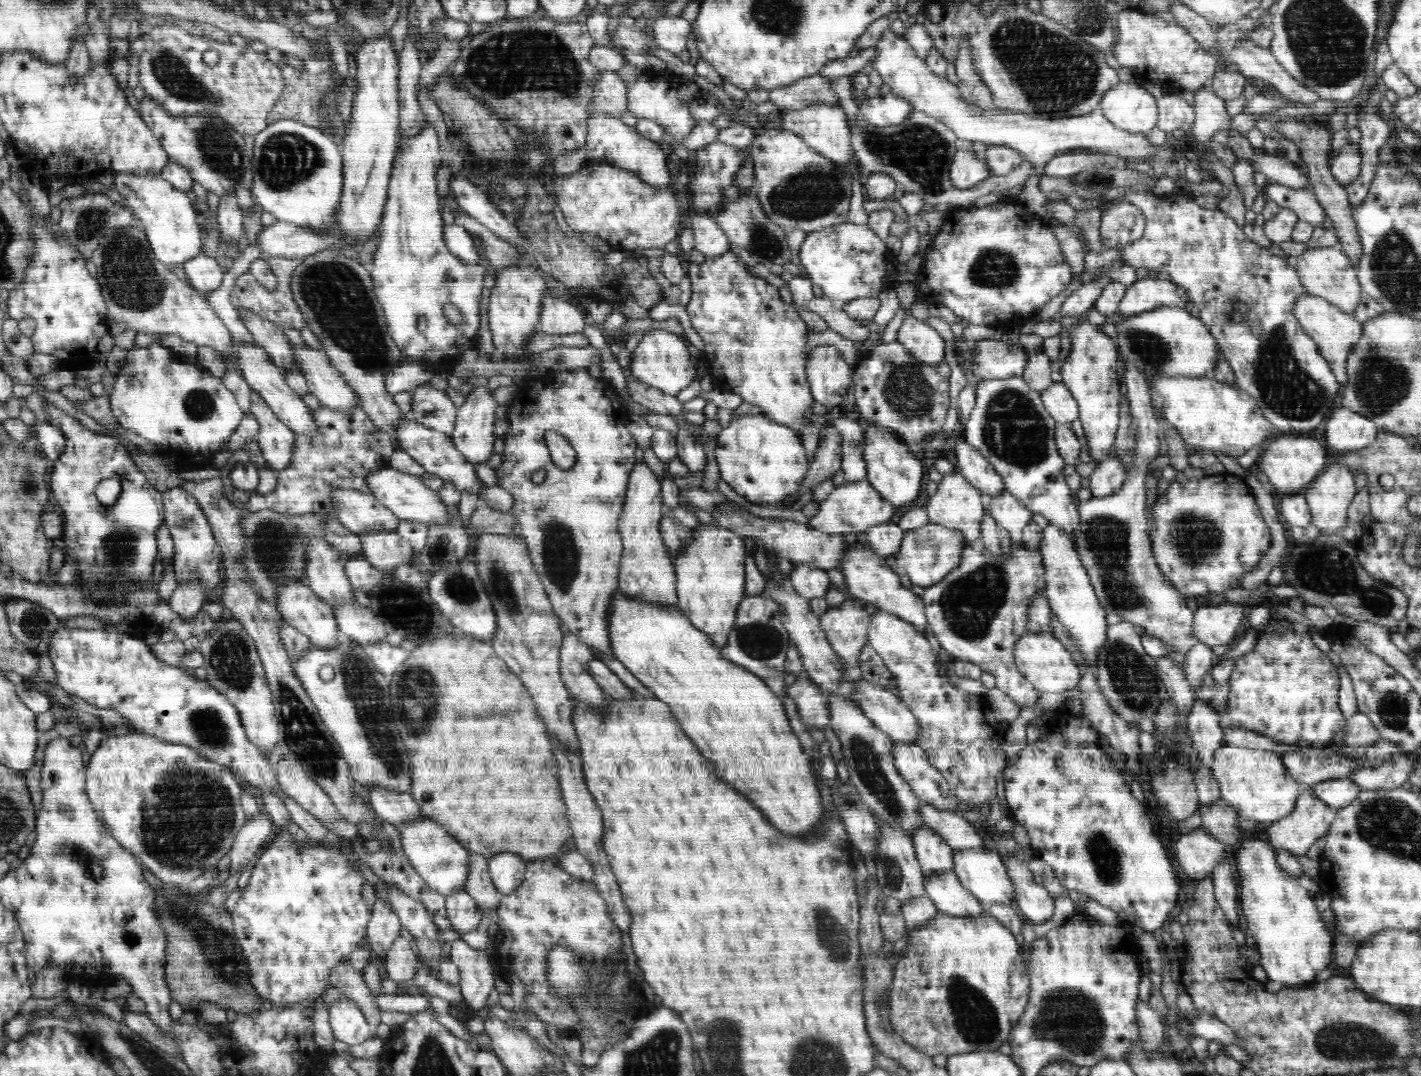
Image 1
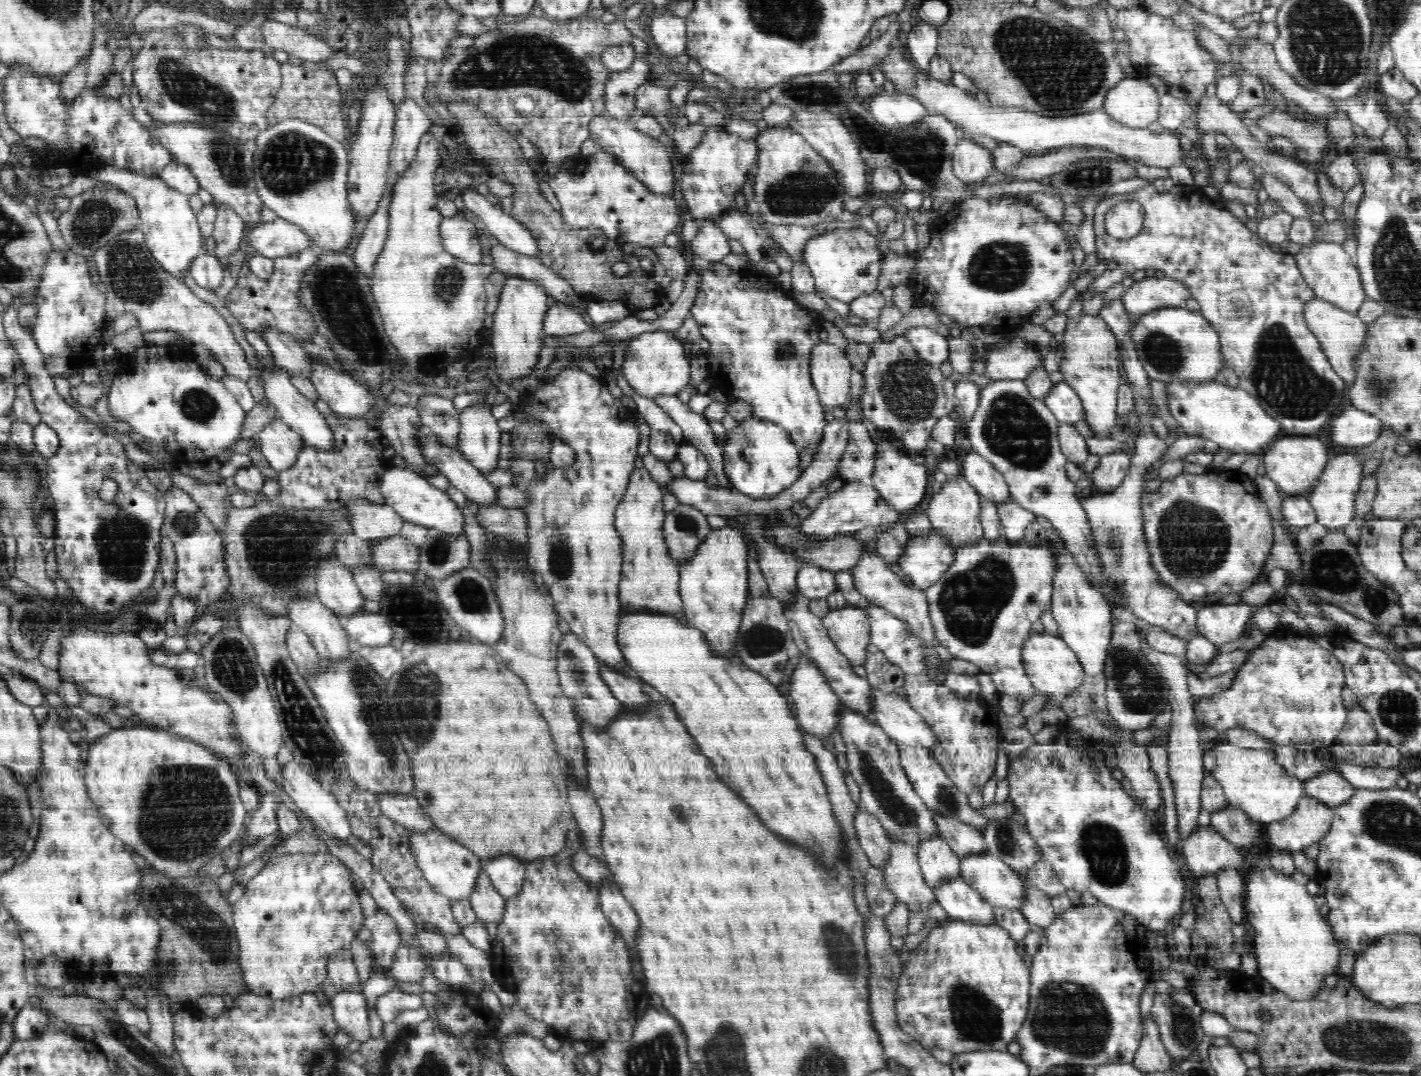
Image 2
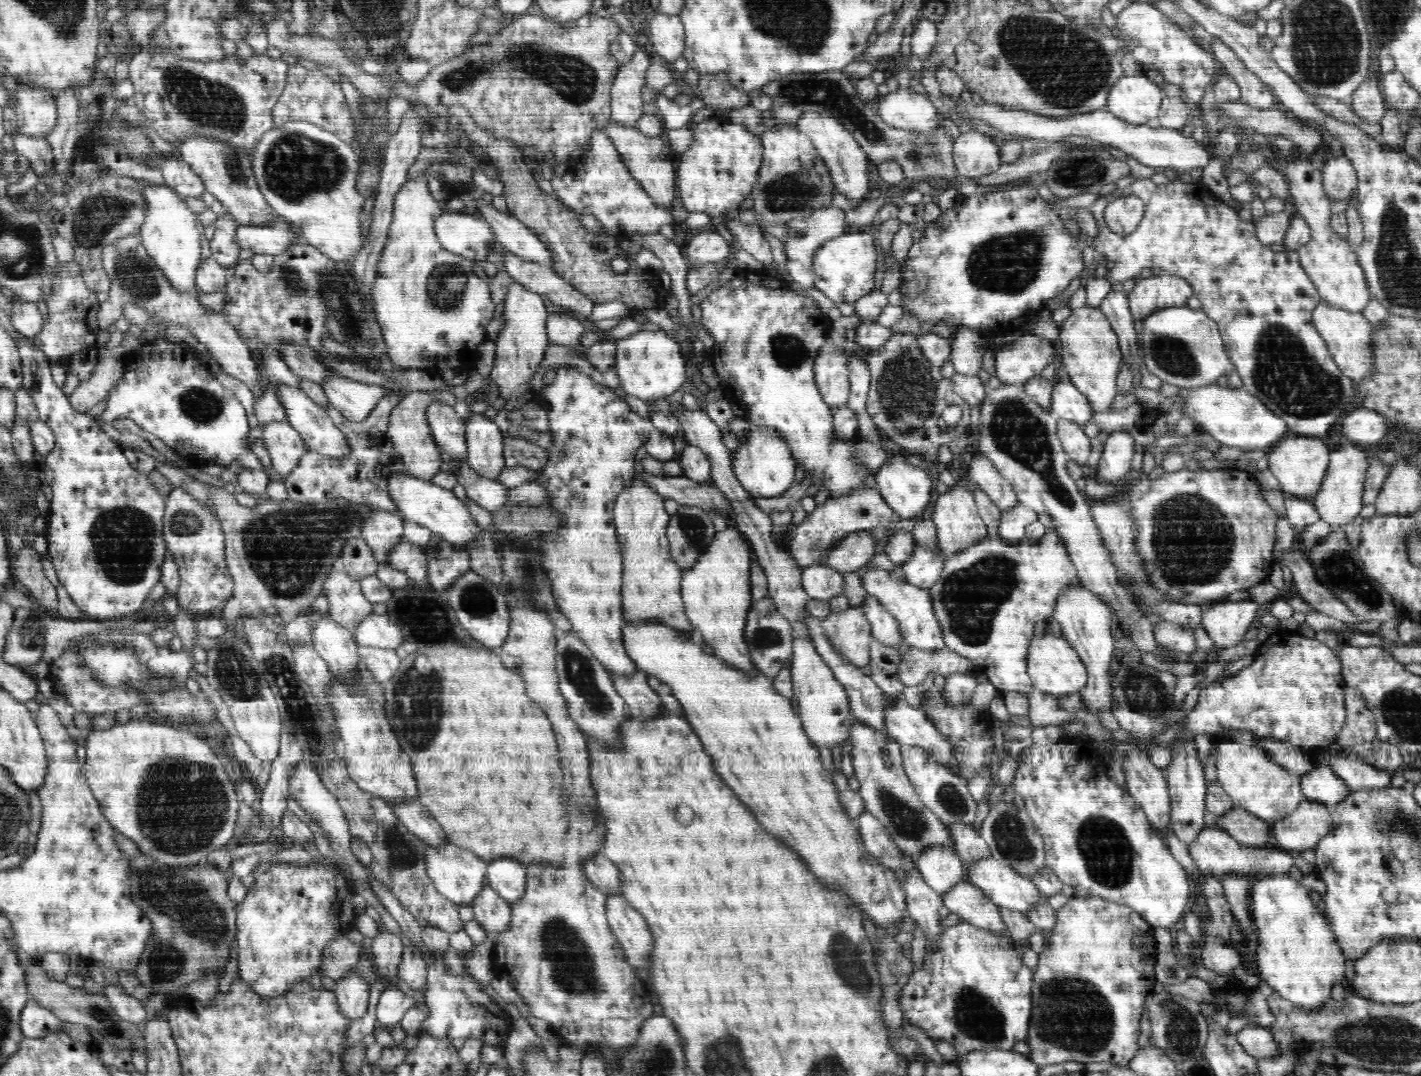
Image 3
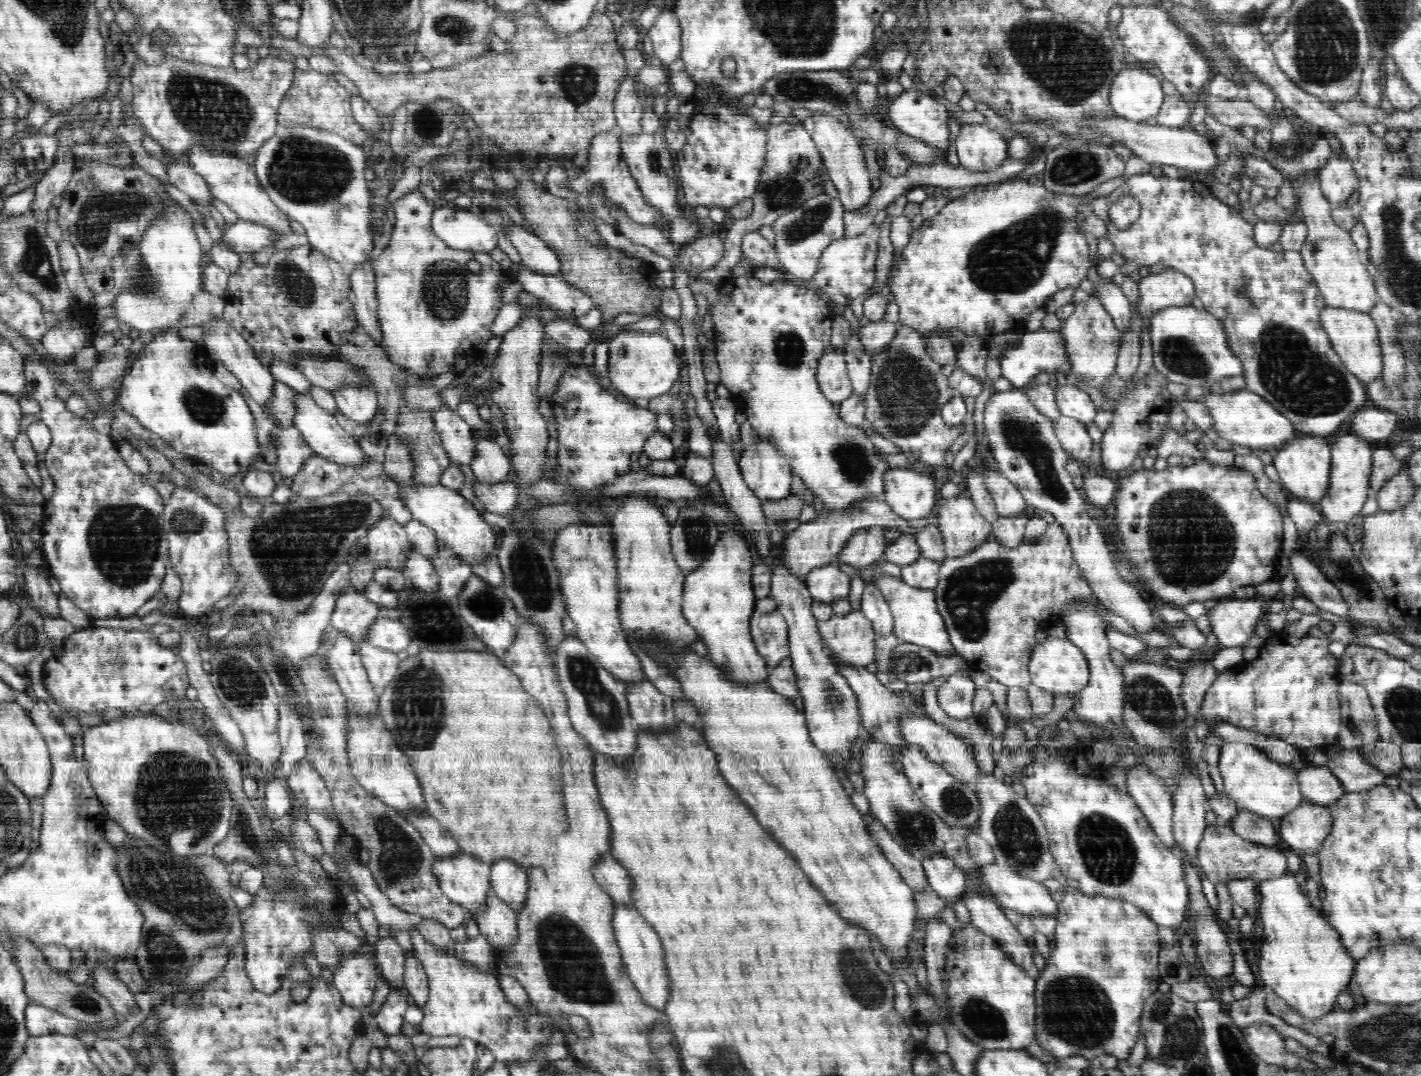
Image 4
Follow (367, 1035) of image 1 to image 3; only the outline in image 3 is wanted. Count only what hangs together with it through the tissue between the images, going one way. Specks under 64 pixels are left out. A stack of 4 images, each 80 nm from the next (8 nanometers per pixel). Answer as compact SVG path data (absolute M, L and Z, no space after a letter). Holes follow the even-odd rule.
M356 966L348 976L336 981L336 1002L340 1012L350 1021L364 1016L369 1003L369 983L357 975Z

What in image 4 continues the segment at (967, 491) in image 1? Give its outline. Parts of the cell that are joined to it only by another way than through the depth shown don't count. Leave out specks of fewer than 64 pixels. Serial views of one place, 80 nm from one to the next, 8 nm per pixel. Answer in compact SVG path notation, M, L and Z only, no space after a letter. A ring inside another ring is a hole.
M965 490L961 495L942 498L937 518L947 558L966 556L992 539L992 524L978 512Z

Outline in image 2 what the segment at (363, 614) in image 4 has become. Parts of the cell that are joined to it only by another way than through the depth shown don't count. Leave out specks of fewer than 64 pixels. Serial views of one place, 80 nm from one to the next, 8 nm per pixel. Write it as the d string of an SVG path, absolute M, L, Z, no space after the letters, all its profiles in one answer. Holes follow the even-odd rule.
M335 558L320 562L316 585L315 599L332 610L335 616L344 618L365 611L365 600L351 571Z

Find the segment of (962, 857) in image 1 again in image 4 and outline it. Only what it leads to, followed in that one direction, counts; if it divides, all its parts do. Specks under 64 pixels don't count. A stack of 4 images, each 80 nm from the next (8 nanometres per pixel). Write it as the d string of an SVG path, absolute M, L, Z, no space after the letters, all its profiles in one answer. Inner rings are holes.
M998 861L981 866L981 880L1001 908L1018 911L1030 918L1057 913L1057 904L1040 881L1030 880Z

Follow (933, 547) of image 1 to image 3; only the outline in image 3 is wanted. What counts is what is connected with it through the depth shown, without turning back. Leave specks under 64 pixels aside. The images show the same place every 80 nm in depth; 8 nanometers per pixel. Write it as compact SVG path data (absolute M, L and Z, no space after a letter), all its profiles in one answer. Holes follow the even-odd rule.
M916 547L910 560L901 565L906 575L904 580L917 588L929 590L940 580L947 559L941 550L932 552Z

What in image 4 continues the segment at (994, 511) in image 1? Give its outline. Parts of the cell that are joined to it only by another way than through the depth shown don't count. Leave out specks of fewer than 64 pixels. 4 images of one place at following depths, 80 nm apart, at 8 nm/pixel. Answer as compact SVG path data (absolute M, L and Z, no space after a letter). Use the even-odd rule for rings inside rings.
M1026 508L1018 514L997 518L992 524L992 539L1008 548L1014 548L1024 542L1025 528L1028 520L1036 515L1033 508Z

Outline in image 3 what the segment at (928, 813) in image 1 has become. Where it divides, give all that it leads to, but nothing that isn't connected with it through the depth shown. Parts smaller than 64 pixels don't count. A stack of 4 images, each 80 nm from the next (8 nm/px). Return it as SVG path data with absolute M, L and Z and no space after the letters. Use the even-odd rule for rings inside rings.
M966 824L948 825L949 835L953 840L953 850L963 862L962 866L968 868L976 861L991 856L991 850L979 832Z

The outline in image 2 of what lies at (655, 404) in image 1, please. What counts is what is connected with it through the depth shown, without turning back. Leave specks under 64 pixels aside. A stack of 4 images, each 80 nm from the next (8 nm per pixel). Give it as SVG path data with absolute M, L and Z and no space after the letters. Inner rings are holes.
M658 395L652 399L680 425L684 440L698 448L708 459L709 468L717 476L719 486L735 493L735 488L725 475L723 452L721 446L716 443L718 438L714 437L708 425L708 418L698 412L692 412L677 395Z

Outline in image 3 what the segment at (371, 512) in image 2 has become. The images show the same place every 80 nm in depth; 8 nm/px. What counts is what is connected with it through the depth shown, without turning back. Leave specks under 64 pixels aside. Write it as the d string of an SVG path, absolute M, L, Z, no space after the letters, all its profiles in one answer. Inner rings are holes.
M375 510L361 522L360 537L367 542L379 565L396 550L396 544L404 541L404 520L392 511Z

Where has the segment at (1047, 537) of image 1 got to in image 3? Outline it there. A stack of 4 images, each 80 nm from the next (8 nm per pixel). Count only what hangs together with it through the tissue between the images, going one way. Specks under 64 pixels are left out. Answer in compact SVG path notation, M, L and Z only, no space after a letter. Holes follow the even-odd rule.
M1066 588L1059 594L1053 618L1060 624L1062 637L1078 653L1080 660L1087 668L1087 686L1082 688L1082 701L1086 705L1086 712L1092 714L1111 713L1112 706L1112 676L1110 661L1112 660L1114 638L1110 635L1113 611L1094 592L1082 588Z

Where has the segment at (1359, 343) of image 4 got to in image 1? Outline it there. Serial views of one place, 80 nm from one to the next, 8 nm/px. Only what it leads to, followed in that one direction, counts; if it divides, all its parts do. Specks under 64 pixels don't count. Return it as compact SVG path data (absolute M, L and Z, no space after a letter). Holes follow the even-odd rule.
M1308 293L1296 299L1292 312L1302 330L1318 345L1320 355L1328 361L1336 380L1344 386L1348 380L1346 361L1352 352L1352 346L1360 340L1363 323L1356 320L1353 313L1344 312L1325 298Z

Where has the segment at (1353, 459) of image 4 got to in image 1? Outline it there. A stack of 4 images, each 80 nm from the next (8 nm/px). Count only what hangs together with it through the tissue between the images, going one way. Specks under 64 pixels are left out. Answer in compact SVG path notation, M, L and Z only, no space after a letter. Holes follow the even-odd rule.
M1331 464L1302 492L1311 512L1311 525L1321 533L1340 533L1347 525L1348 507L1355 497L1353 472Z

